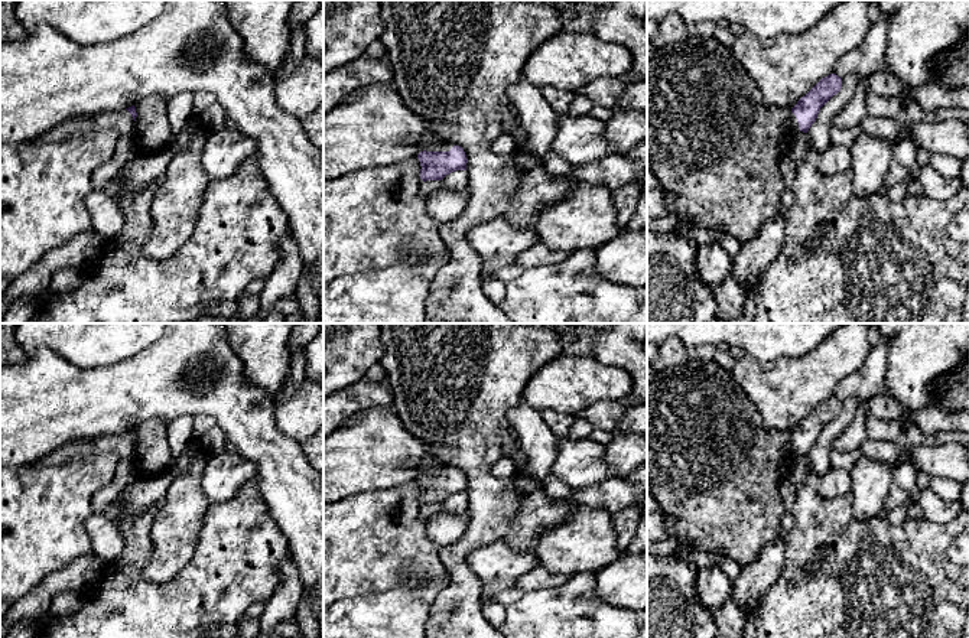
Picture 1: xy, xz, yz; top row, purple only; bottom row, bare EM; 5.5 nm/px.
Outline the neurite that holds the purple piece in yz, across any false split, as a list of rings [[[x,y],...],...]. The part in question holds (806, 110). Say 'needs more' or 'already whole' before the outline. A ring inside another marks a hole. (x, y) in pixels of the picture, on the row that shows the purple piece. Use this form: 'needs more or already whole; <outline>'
needs more; [[[830,74],[822,78],[797,104],[791,108],[790,117],[784,124],[787,136],[803,131],[807,133],[816,121],[820,108],[842,88],[842,78]]]

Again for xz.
needs more; [[[413,134],[407,143],[420,143],[423,150],[417,154],[420,162],[420,179],[442,180],[446,175],[456,170],[466,170],[466,154],[461,146],[443,139],[442,136]]]

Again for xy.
needs more; [[[131,105],[121,111],[100,113],[90,117],[74,118],[56,126],[38,141],[64,141],[71,137],[81,137],[101,130],[114,130],[123,136],[134,133],[136,117],[136,107]]]

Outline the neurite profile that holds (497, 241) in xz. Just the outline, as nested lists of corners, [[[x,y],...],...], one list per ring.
[[[495,218],[472,227],[466,232],[466,241],[487,271],[481,280],[481,290],[498,306],[505,294],[505,283],[495,273],[514,264],[520,253],[540,242],[540,237],[536,231],[521,230],[505,218]]]

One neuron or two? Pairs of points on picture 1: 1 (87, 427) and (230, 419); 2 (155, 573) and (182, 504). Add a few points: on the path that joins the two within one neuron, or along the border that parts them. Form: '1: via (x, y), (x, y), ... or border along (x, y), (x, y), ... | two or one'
1: via (123, 400), (194, 400) | one
2: via (169, 556), (174, 549), (174, 531), (178, 521) | one

